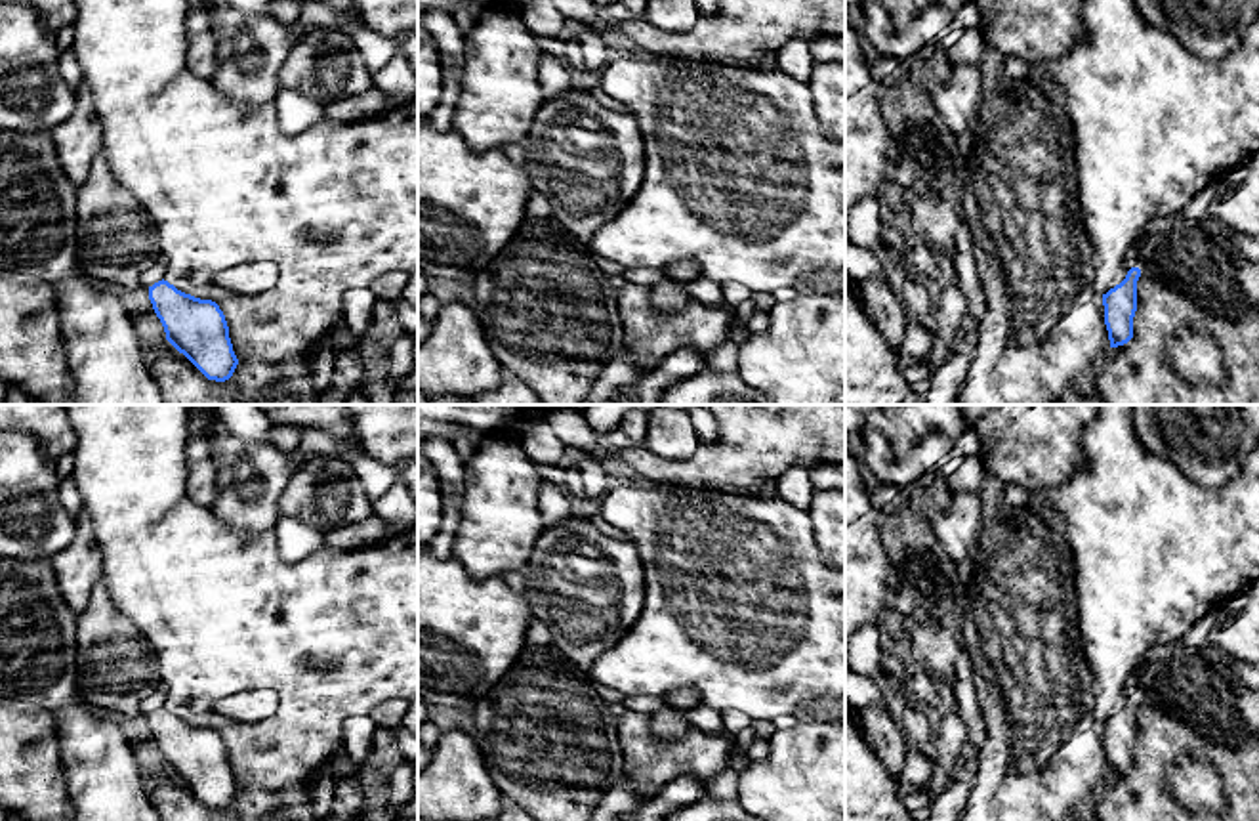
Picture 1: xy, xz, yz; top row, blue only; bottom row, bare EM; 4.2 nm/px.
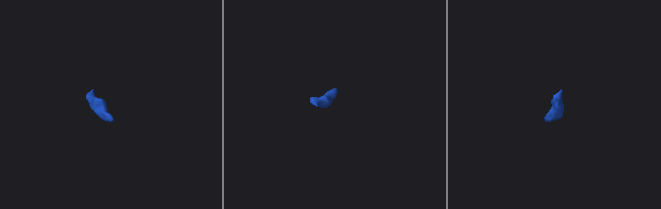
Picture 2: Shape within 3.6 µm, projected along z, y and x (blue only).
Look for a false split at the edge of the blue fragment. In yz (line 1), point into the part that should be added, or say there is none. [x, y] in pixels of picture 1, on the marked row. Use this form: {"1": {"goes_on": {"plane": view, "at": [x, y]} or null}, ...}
{"1": {"goes_on": {"plane": "yz", "at": [1134, 262]}}}

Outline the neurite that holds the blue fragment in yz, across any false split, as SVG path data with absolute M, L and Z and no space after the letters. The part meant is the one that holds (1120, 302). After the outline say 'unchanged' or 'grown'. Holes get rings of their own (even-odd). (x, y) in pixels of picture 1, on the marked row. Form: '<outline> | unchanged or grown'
M1129 258L1125 279L1103 294L1104 325L1110 347L1127 344L1133 338L1133 317L1137 311L1137 281L1146 273L1139 258Z | grown

